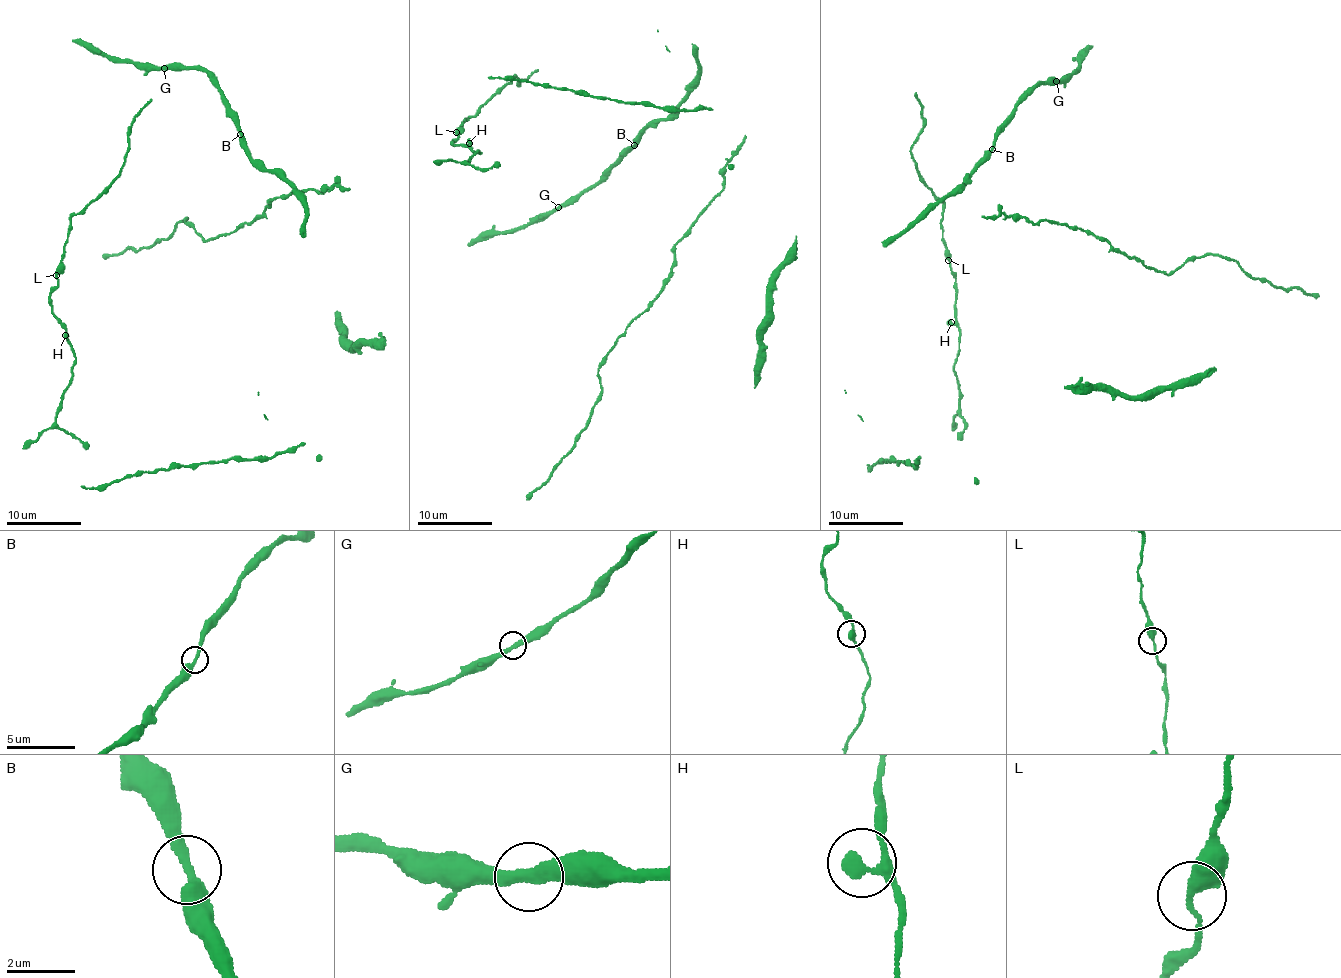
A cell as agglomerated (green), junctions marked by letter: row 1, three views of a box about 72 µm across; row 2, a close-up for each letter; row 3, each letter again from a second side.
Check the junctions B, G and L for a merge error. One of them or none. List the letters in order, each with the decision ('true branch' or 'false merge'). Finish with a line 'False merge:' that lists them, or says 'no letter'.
B: true branch
G: true branch
L: true branch
False merge: no letter

